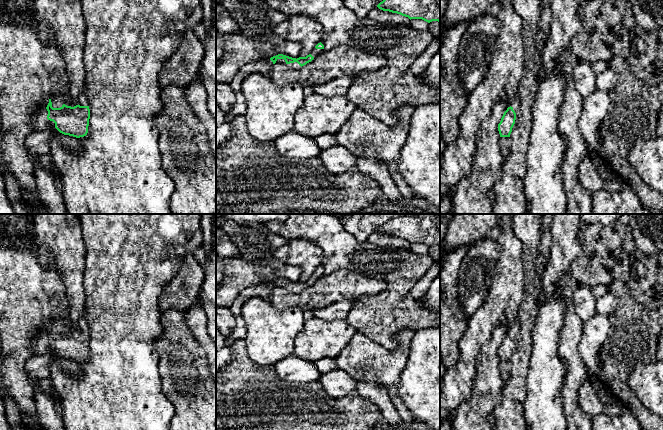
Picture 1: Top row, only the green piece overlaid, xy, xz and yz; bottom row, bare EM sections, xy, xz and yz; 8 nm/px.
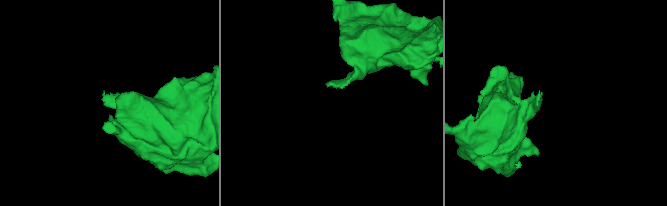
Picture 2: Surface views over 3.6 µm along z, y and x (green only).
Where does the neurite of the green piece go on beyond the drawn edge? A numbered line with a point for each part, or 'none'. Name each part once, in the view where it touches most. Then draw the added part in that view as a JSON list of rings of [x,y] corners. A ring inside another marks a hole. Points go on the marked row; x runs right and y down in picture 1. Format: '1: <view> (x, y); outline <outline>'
1: xy (39, 122); outline [[[60,93],[50,98],[45,98],[40,107],[37,110],[37,114],[33,117],[31,125],[34,131],[44,131],[49,129],[50,120],[47,119],[48,111],[46,109],[49,102],[52,102],[53,108],[60,108],[63,104],[74,107],[76,104],[73,100],[70,100],[67,95]]]

